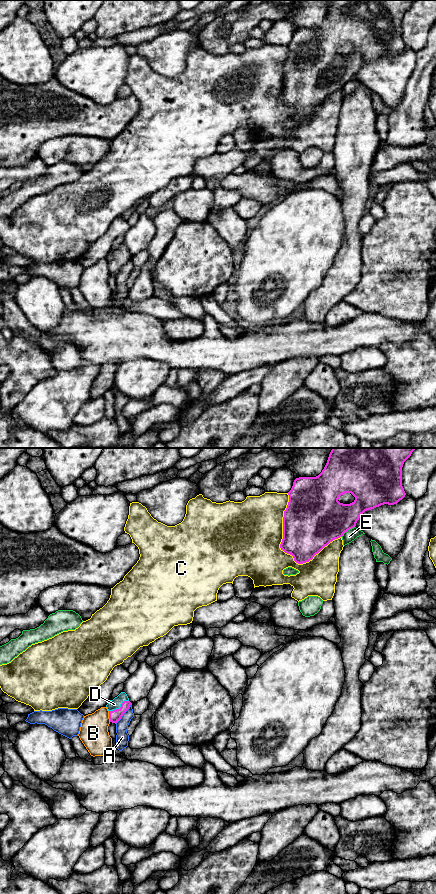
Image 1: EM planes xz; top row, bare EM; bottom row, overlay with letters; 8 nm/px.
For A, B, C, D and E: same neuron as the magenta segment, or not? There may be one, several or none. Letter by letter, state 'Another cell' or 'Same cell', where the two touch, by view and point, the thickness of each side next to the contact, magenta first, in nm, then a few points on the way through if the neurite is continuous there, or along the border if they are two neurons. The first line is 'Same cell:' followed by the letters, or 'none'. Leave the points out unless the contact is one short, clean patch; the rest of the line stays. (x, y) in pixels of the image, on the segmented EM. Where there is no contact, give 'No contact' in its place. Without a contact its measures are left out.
Same cell: D
A: Another cell. Touches magenta at xz (124, 712). Thickness 90 nm (magenta) against 110 nm
B: Another cell. Touches magenta at xz (109, 716). Thickness 90 nm (magenta) against 220 nm
C: Another cell. Touches magenta at xz (283, 532). Thickness 460 nm (magenta) against 500 nm
D: Same cell. Touches magenta at xz (120, 707). Thickness 90 nm (magenta) against 90 nm. Path across: xz (115, 715), (115, 712), (120, 707), (114, 704)
E: Another cell. Touches magenta at xz (347, 530). Thickness 420 nm (magenta) against 90 nm

